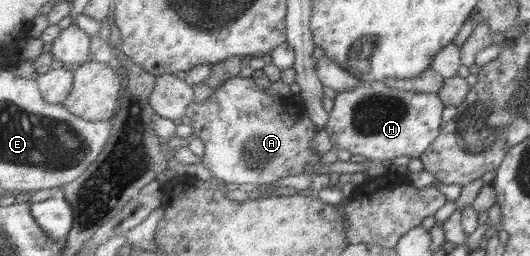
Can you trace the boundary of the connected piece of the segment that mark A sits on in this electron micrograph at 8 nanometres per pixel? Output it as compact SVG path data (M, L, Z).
M236 76L228 80L203 104L194 101L189 106L188 116L193 120L193 128L206 144L204 165L214 177L231 184L250 184L255 186L273 185L287 176L309 173L332 175L328 165L321 163L321 156L313 150L313 139L319 130L306 108L305 102L297 102L290 97L267 94L265 88L257 86L253 77Z

